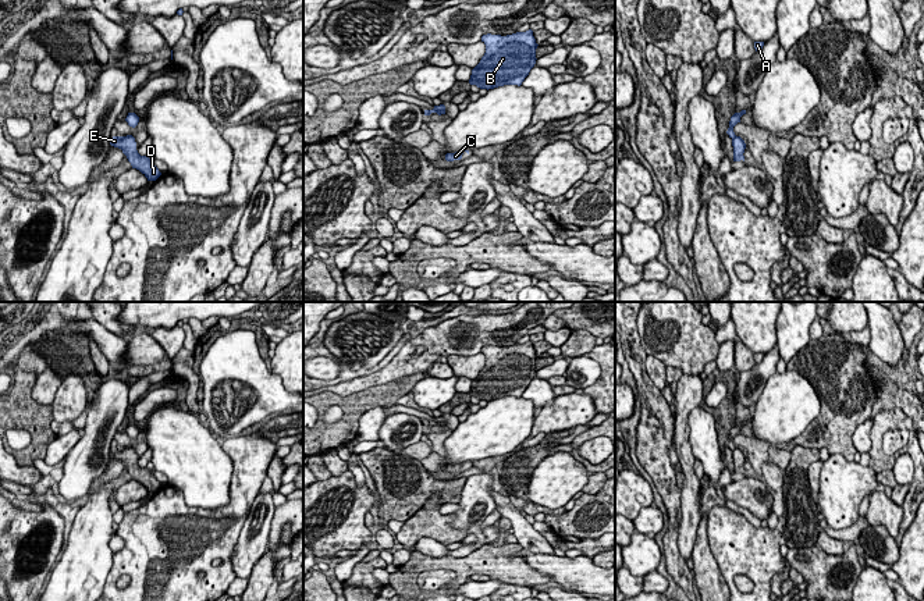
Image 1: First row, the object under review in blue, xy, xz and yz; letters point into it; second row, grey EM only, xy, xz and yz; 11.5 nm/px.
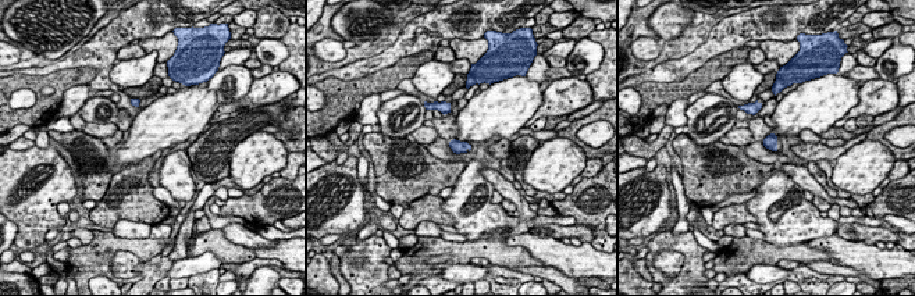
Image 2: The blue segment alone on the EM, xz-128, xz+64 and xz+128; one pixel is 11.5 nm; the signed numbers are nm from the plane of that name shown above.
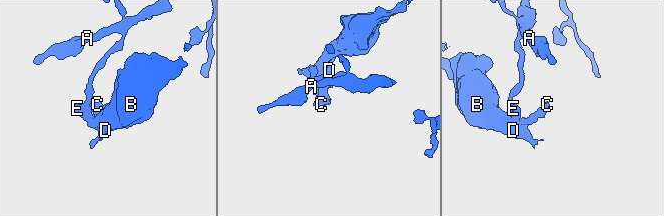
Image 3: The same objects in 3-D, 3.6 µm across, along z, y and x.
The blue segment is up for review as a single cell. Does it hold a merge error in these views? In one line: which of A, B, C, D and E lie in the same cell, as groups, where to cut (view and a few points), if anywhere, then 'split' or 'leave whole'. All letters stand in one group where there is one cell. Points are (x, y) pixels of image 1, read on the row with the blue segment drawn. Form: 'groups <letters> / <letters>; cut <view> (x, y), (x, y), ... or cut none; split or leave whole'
groups A / B C D E; cut yz (735, 135), (732, 139); split

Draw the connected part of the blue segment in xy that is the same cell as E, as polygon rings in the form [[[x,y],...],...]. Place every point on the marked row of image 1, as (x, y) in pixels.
[[[113,136],[110,139],[110,145],[121,149],[132,168],[139,170],[148,181],[156,181],[161,175],[152,159],[138,153],[134,136]]]

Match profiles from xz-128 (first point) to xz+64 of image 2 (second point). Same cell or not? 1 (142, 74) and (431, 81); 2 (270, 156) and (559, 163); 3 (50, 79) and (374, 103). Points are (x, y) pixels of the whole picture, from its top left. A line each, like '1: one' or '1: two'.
1: one
2: one
3: two

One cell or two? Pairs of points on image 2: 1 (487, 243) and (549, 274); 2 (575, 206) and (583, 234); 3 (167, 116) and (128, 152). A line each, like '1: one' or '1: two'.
1: two
2: two
3: one

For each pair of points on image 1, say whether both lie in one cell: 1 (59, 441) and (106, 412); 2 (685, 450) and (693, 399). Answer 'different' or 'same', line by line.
1: different
2: same

